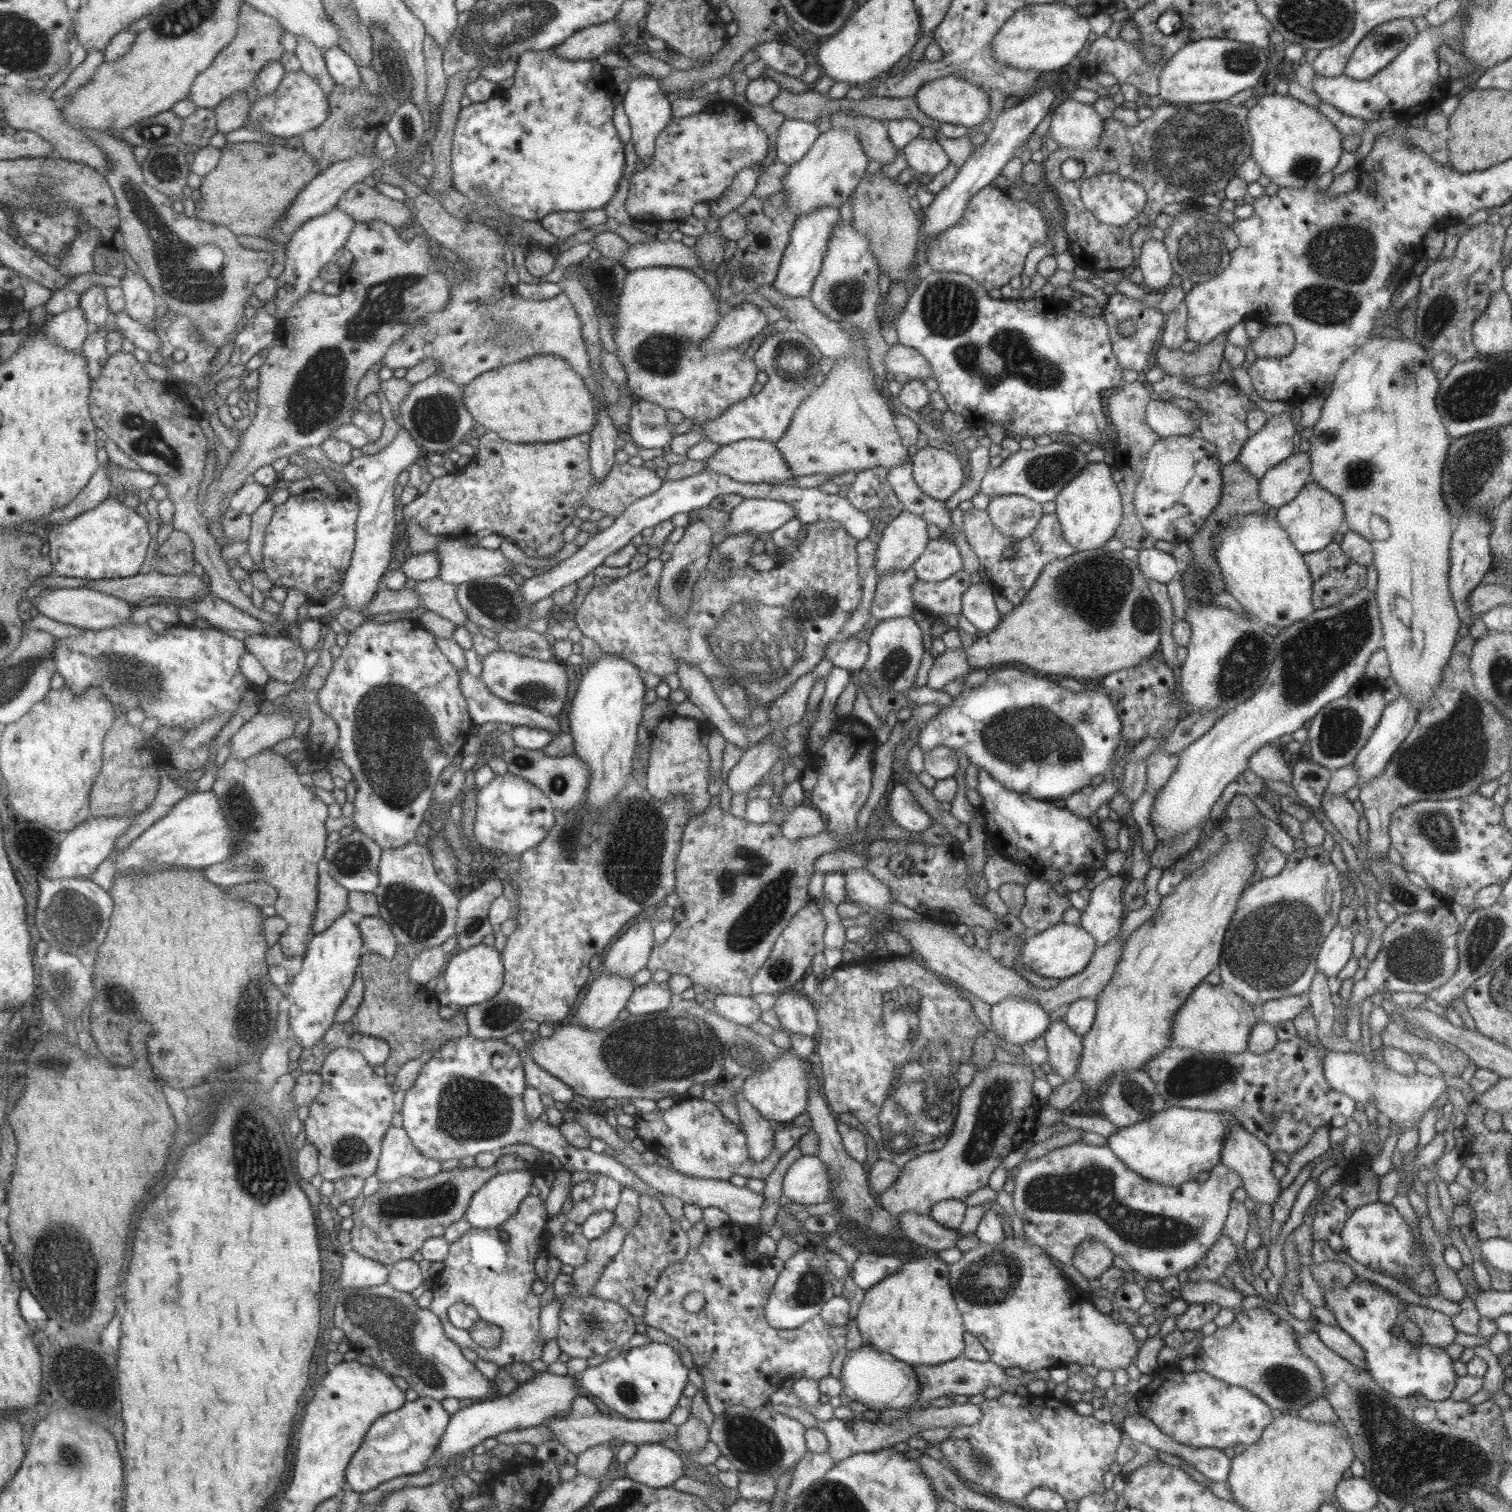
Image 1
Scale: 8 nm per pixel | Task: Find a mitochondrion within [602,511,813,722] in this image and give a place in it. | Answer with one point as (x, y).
(680, 582)

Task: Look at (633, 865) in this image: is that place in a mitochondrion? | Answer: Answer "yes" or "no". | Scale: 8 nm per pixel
yes

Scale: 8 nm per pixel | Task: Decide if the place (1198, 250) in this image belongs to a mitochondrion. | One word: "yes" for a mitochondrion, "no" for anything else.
yes

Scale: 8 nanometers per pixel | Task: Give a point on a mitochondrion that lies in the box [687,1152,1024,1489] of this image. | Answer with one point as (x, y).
(749, 1439)

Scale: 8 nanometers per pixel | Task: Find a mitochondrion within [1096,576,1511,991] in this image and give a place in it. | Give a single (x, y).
(1447, 756)

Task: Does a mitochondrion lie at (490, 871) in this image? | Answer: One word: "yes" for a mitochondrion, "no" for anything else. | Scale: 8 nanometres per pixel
no

